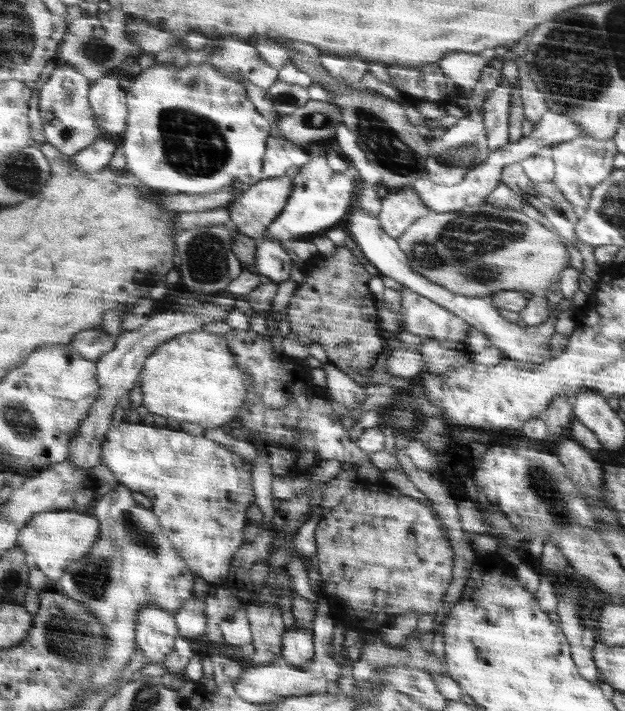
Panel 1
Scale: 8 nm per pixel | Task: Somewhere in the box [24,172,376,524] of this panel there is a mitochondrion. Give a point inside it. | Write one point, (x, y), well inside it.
(206, 259)

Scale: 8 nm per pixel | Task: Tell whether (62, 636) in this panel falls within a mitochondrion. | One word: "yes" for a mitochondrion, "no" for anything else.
yes

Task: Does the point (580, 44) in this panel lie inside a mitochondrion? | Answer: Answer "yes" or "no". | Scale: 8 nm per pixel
yes

